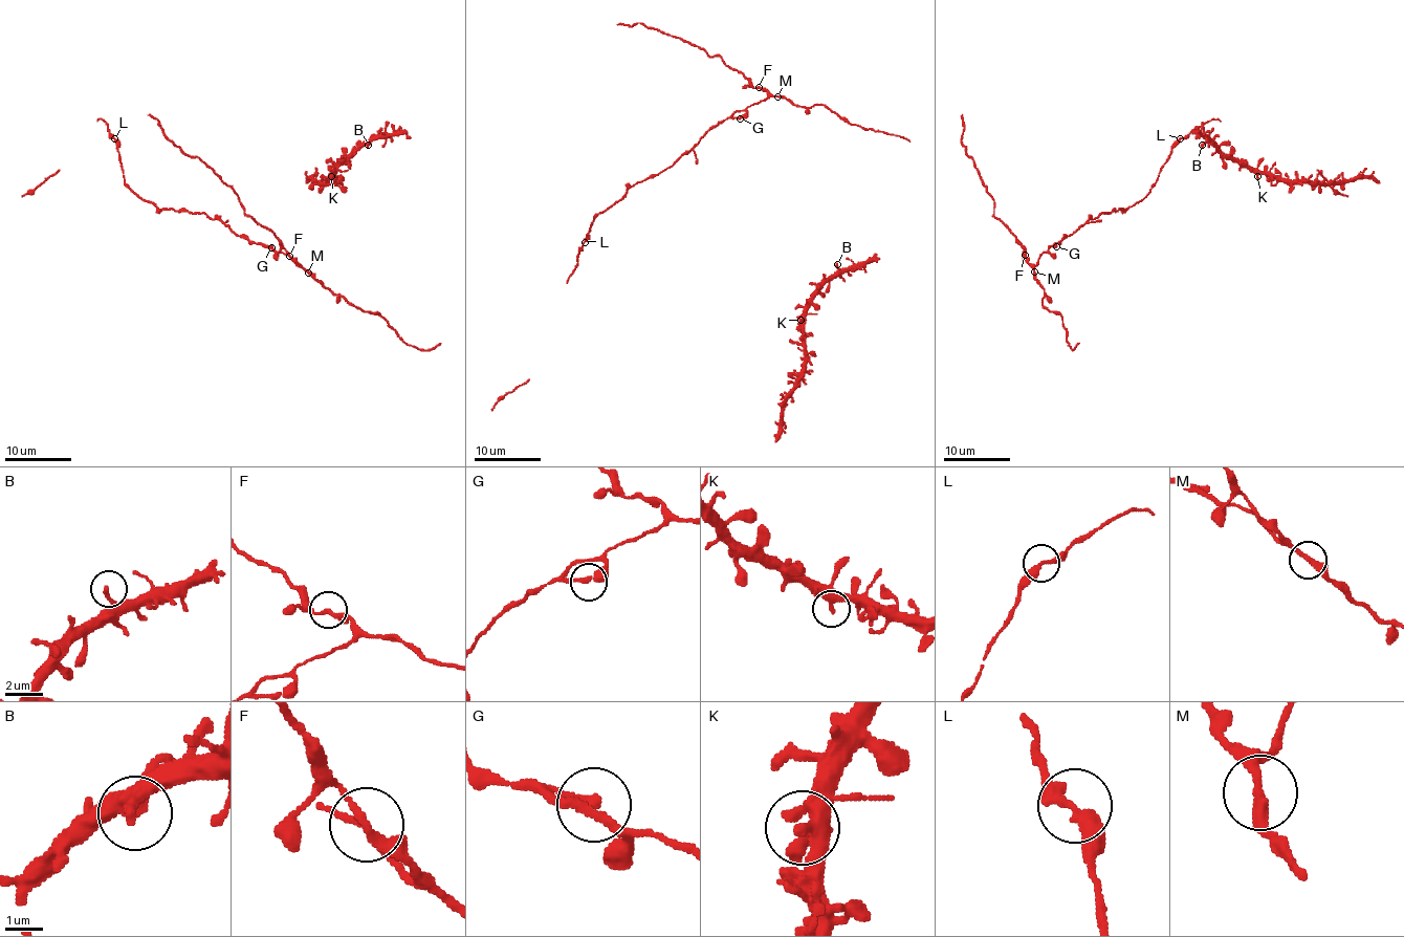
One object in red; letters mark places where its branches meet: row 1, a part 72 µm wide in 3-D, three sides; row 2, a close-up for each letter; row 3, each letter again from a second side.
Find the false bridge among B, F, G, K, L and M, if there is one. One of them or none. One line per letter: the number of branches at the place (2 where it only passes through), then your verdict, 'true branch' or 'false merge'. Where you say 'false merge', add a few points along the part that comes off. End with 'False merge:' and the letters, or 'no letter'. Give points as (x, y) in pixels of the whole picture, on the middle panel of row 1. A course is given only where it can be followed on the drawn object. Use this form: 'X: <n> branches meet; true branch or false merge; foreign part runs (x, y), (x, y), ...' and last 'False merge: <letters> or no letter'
B: 1 branches meet; true branch
F: 2 branches meet; true branch
G: 1 branches meet; true branch
K: 2 branches meet; true branch
L: 2 branches meet; true branch
M: 2 branches meet; true branch
False merge: no letter

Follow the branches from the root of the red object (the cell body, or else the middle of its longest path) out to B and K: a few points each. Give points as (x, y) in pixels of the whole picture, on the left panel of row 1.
B: (339, 158), (351, 156), (367, 142), (368, 145)
K: (339, 158), (347, 158), (331, 176)

